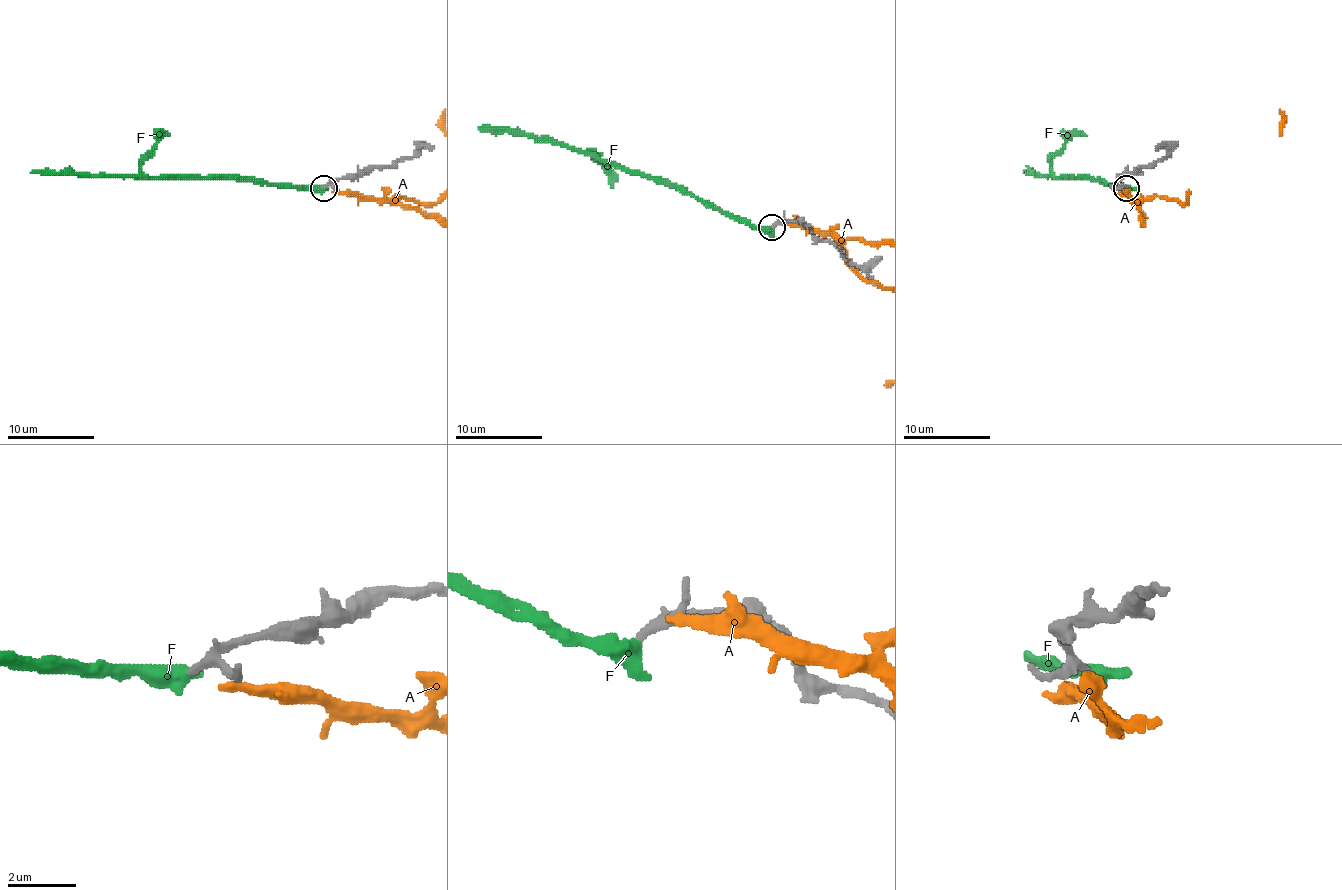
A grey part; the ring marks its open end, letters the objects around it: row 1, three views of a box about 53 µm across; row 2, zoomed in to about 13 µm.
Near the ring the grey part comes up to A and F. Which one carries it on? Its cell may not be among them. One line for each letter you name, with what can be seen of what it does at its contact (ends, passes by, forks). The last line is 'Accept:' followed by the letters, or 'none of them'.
F: it ends
Accept: F

